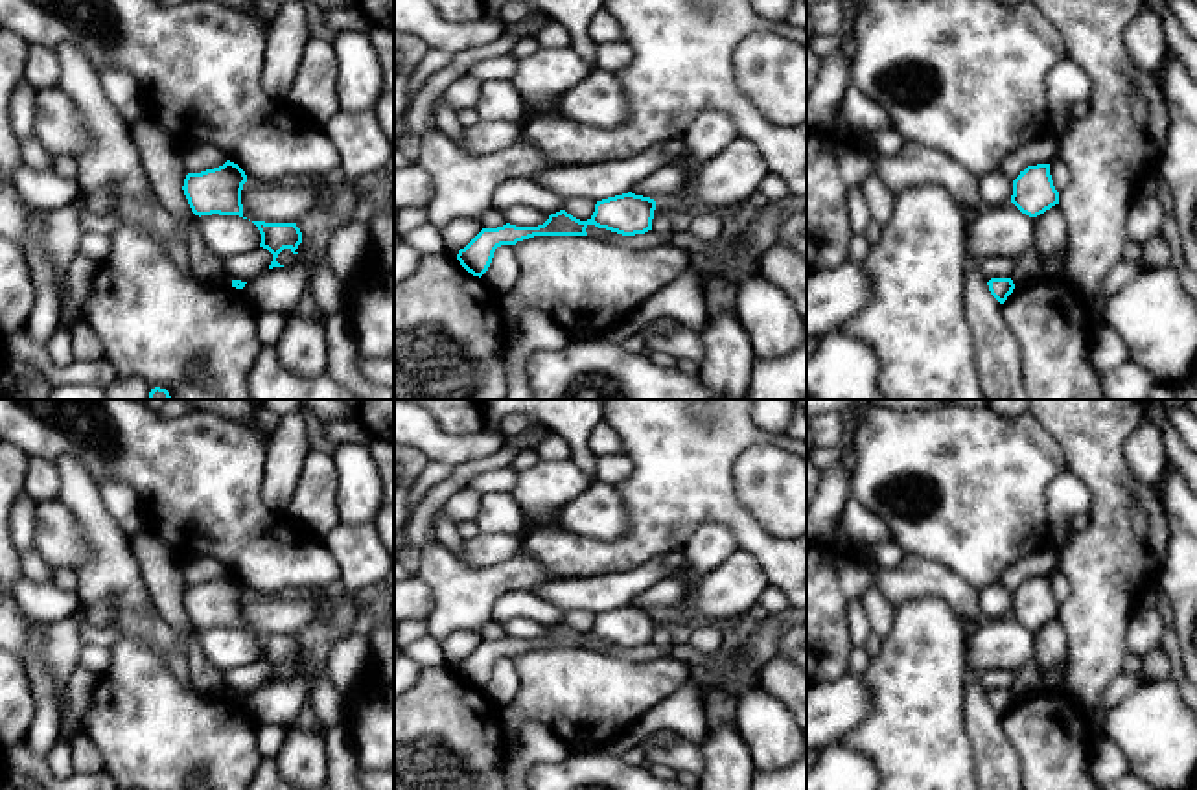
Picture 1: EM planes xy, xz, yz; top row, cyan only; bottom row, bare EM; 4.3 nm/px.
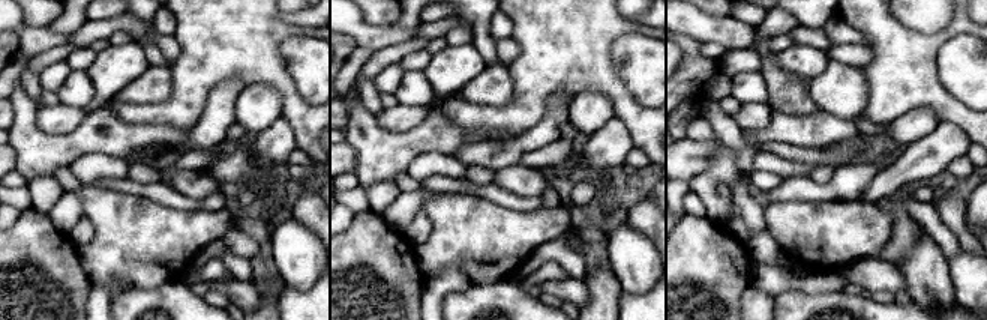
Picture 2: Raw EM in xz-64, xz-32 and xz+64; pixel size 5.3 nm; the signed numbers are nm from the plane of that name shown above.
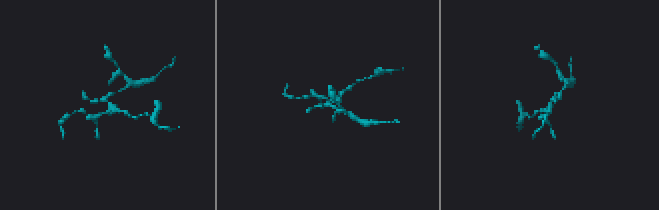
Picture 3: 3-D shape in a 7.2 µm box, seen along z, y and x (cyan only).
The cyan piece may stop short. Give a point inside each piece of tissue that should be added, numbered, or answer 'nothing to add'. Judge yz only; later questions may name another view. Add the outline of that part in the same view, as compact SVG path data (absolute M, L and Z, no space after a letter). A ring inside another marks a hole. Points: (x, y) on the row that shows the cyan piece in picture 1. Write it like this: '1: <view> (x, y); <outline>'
nothing to add

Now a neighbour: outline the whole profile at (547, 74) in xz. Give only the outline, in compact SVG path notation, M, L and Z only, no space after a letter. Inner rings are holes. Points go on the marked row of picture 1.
M573 46L540 48L534 55L517 61L517 72L510 81L525 101L558 99L591 70Z

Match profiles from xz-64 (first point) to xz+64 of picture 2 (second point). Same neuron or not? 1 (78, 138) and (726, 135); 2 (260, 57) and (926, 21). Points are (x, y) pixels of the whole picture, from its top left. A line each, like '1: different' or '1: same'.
1: different
2: different

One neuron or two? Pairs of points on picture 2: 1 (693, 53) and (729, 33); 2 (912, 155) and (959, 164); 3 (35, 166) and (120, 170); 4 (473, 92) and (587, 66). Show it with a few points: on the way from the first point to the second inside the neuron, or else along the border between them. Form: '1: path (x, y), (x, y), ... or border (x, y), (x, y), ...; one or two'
1: border (681, 33), (687, 33), (702, 42); two
2: border (965, 153), (957, 156), (945, 170); two
3: border (104, 153), (83, 153), (69, 166); two
4: border (509, 66), (512, 98), (500, 105), (485, 105); two

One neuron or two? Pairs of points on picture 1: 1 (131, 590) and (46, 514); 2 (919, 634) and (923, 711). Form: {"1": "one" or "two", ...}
{"1": "two", "2": "one"}

